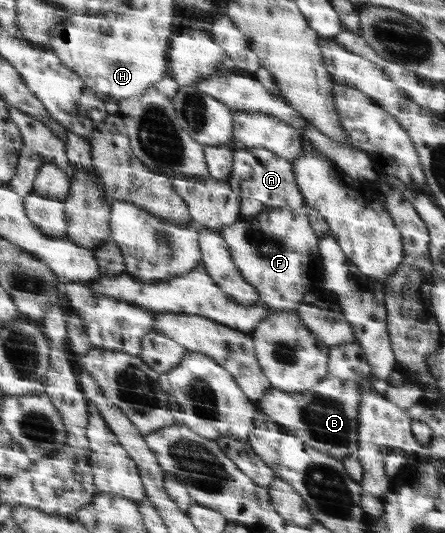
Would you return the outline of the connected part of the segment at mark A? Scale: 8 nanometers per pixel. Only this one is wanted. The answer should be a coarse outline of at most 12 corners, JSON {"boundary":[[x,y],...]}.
{"boundary":[[236,149],[227,180],[239,198],[305,207],[292,162]]}

